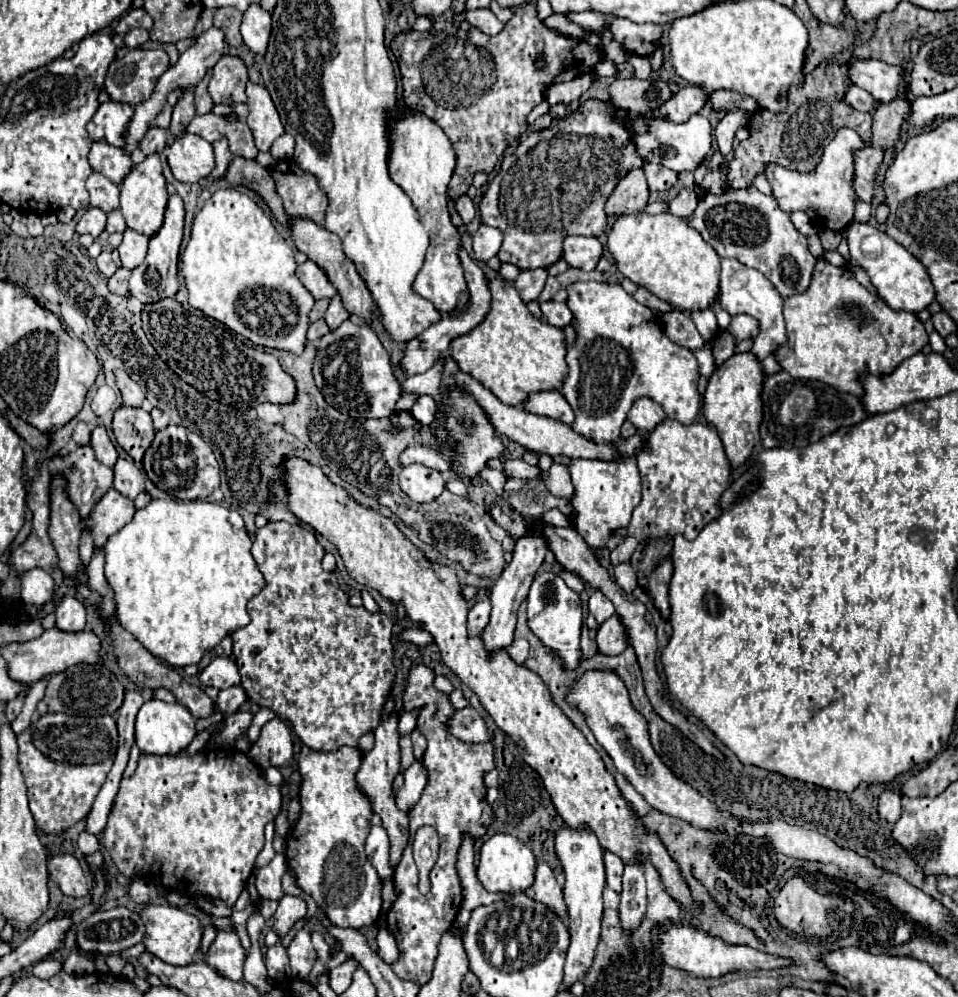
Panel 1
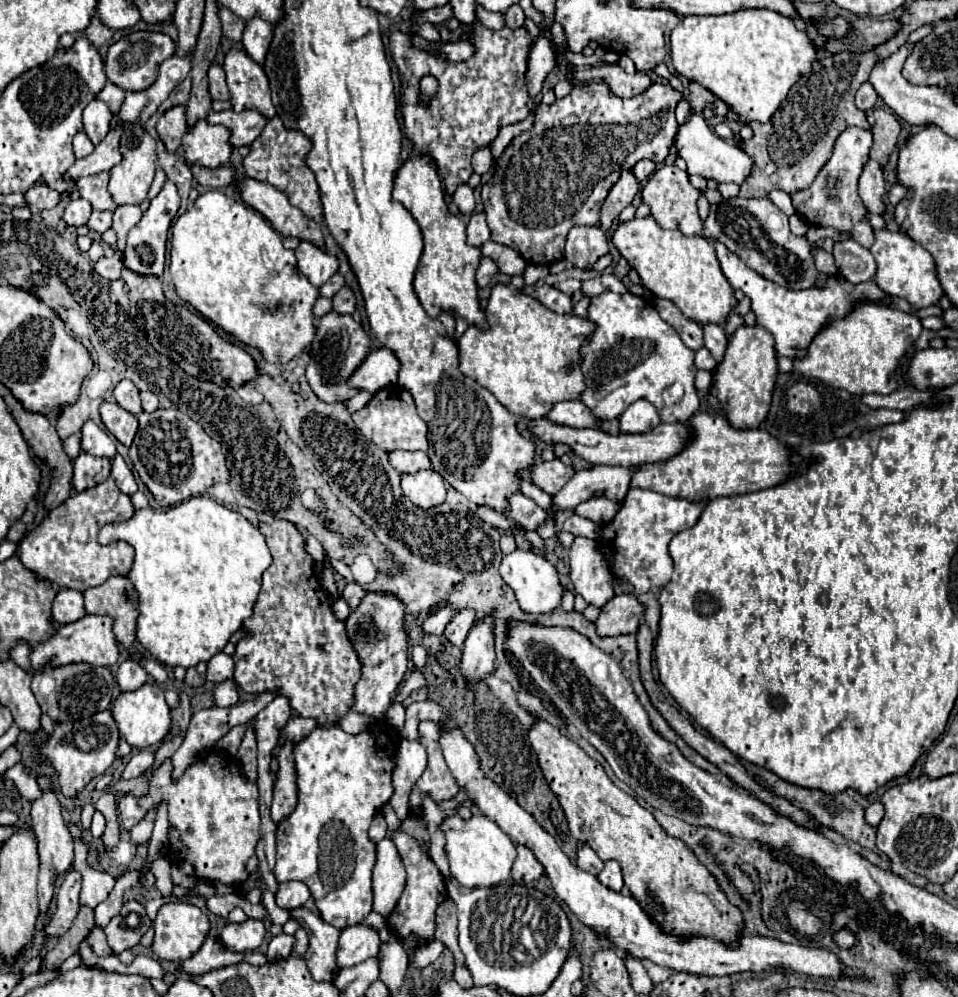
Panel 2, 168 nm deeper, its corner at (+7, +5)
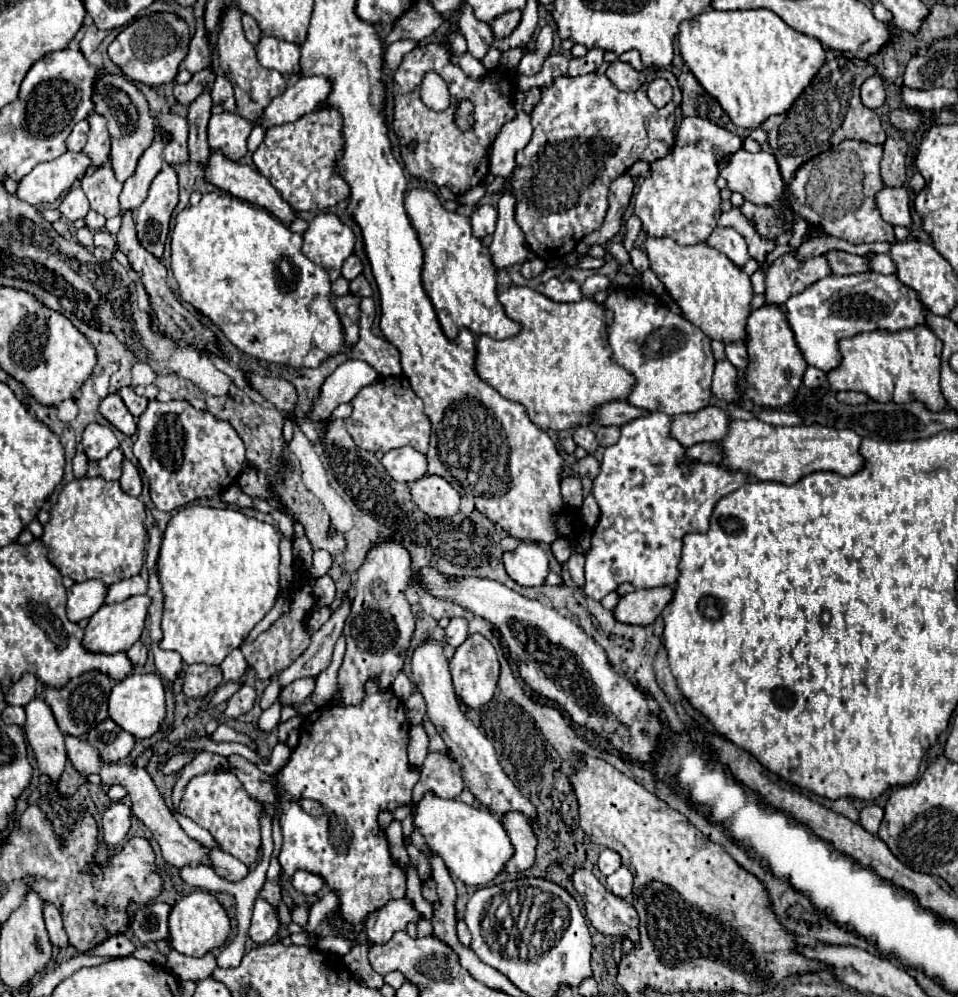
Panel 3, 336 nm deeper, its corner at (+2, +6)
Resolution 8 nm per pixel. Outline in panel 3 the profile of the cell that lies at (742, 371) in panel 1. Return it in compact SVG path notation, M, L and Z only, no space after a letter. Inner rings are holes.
M763 304L753 310L747 322L747 350L749 366L745 372L747 388L745 394L759 406L781 408L789 404L803 382L807 362L795 344L795 334L787 324L787 312L783 304Z

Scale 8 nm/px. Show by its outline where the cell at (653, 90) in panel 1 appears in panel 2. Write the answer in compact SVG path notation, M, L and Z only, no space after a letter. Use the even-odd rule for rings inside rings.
M620 65L594 67L594 75L600 77L616 97L622 97L622 99L636 97L652 85L652 79L650 79L648 73L636 71L636 73L628 75Z

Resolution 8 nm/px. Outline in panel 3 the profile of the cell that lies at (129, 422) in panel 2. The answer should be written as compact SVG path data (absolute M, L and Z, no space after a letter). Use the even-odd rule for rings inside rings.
M109 394L107 398L103 398L101 404L99 404L99 412L101 412L117 430L121 430L123 434L127 434L127 436L133 436L133 434L135 434L135 430L137 430L135 418L131 416L131 412L127 412L127 406L123 404L123 400L121 400L119 394Z

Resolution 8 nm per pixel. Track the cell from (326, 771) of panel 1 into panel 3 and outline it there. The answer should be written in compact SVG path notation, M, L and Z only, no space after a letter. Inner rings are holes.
M373 678L373 680L367 680L365 684L365 698L363 702L359 704L351 704L351 706L345 706L345 704L335 704L335 702L329 702L321 708L317 708L315 712L311 712L307 716L307 720L303 722L303 726L299 728L299 744L291 750L291 758L287 760L287 764L275 774L275 786L281 786L283 788L283 794L279 796L279 824L281 824L281 832L283 832L283 846L281 846L281 854L279 854L279 864L281 864L281 872L287 874L287 876L293 876L297 870L307 870L307 872L313 872L313 874L319 874L333 890L339 892L339 910L343 914L343 918L347 922L361 922L363 918L367 918L371 912L375 912L377 908L381 908L383 904L387 904L389 900L395 900L395 898L403 898L405 896L405 870L401 866L397 866L397 862L391 858L391 852L389 852L389 842L387 842L387 836L385 832L377 826L377 814L379 810L387 810L387 808L399 808L399 806L407 806L411 804L411 792L413 792L413 786L419 782L419 776L421 776L421 768L411 768L409 760L407 760L407 742L409 742L409 720L407 720L407 714L405 714L405 706L403 702L393 694L393 690L389 688L381 688L379 686L379 680ZM301 798L311 798L311 800L317 800L321 802L323 806L323 816L319 818L313 818L309 816L301 806L299 806L299 800Z

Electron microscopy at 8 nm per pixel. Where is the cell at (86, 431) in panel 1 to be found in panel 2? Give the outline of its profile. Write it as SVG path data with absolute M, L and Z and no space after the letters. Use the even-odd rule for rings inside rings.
M78 433L64 439L64 451L70 455L70 459L78 457L78 453L80 453L80 435Z

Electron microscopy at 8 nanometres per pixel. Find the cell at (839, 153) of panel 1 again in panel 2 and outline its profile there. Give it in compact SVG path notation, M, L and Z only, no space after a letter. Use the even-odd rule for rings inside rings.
M848 127L842 131L834 143L834 151L830 161L824 165L824 169L818 173L816 181L798 193L792 193L792 205L794 209L806 217L810 225L822 225L822 227L834 227L840 231L852 231L852 239L858 241L862 247L870 247L874 241L872 227L864 221L866 207L862 205L862 199L858 197L858 177L862 173L862 167L868 159L872 145L872 133L868 129L860 127Z

